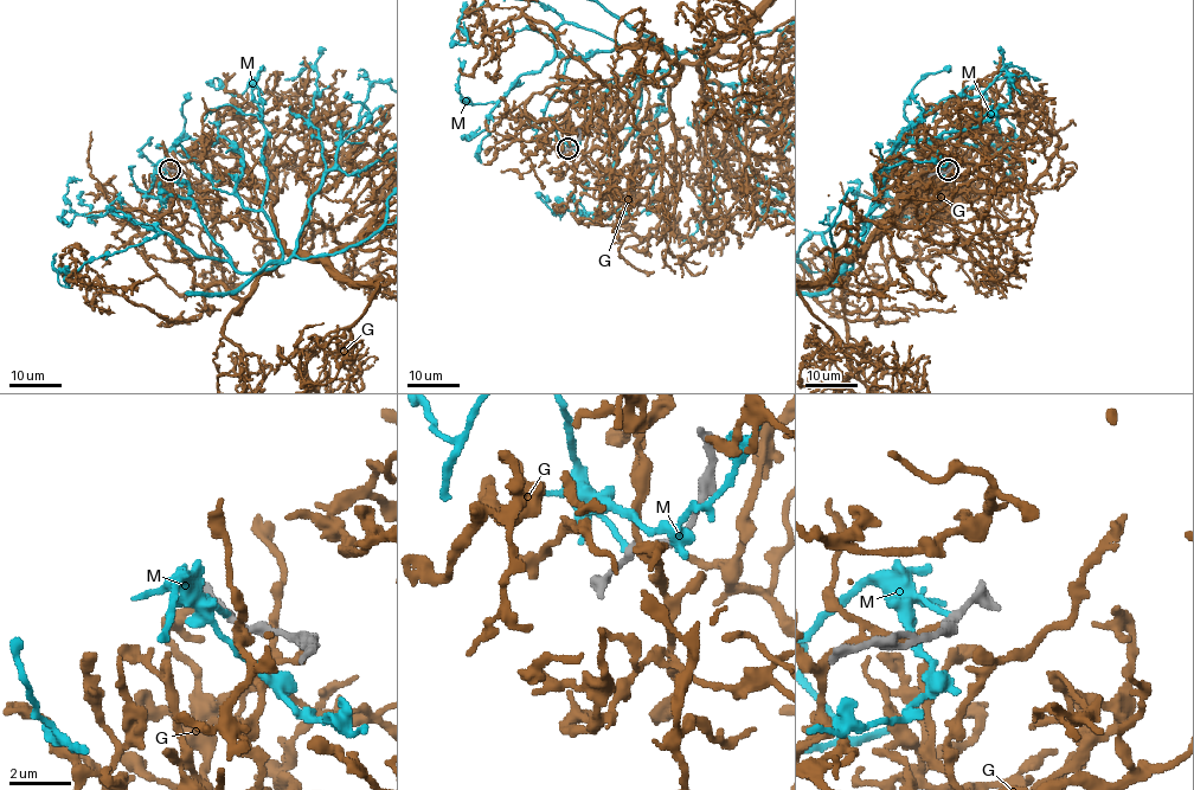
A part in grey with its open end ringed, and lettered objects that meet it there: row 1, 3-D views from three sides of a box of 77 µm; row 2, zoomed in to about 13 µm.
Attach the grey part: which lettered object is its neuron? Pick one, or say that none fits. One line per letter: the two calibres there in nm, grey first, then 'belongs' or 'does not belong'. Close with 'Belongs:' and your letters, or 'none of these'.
G: 280 nm thick on the grey side, 220 nm on the other; belongs
M: 240 nm thick on the grey side, 160 nm on the other; does not belong
Belongs: G

